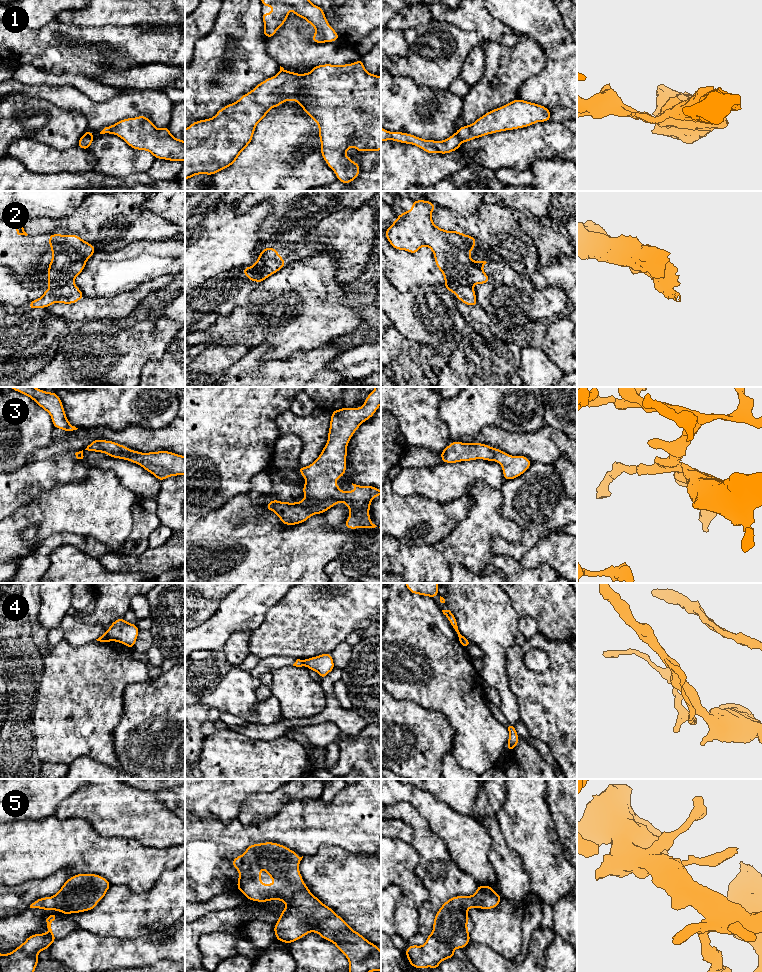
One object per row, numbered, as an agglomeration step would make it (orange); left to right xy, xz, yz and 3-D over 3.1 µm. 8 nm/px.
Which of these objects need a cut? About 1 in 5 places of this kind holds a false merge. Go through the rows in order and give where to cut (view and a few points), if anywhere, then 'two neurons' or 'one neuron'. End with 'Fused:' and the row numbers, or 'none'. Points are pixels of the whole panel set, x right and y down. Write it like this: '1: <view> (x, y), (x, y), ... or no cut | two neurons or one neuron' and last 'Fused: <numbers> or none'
1: yz (455, 133), (462, 141) | two neurons
2: yz (445, 282), (452, 286), (459, 284), (470, 284), (472, 286) | two neurons
3: no cut | one neuron
4: xy (105, 633), (109, 640) | two neurons
5: no cut | one neuron
Fused: 1, 2, 4

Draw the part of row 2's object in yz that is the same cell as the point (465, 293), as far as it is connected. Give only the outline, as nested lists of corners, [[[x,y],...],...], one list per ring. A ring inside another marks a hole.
[[[445,283],[443,285],[448,291],[453,292],[456,297],[466,305],[476,306],[478,305],[476,294],[473,286],[471,285],[457,285],[452,287],[451,285]]]

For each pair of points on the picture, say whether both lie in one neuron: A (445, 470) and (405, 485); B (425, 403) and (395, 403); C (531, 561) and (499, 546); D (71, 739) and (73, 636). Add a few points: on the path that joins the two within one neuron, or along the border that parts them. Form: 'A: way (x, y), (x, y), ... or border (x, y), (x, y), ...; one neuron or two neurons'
A: way (435, 480), (417, 481), (415, 483); one neuron
B: way (418, 403), (402, 403); one neuron
C: border (538, 540), (519, 561); two neurons
D: border (63, 638), (74, 646), (84, 645), (95, 639); two neurons

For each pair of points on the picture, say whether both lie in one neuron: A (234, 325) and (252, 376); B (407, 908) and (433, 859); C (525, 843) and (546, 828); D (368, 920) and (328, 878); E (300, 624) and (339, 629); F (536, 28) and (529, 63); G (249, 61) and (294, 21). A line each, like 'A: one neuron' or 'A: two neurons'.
A: two neurons
B: two neurons
C: one neuron
D: one neuron
E: one neuron
F: two neurons
G: two neurons

